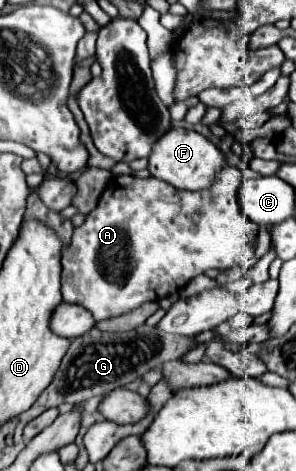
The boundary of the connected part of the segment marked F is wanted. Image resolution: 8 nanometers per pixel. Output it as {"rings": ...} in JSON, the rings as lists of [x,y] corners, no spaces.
{"rings":[[[171,128],[163,138],[159,138],[159,142],[155,144],[155,150],[151,152],[151,158],[149,158],[151,176],[165,180],[179,190],[209,188],[217,180],[217,174],[227,166],[229,164],[227,164],[225,154],[215,144],[211,144],[199,132],[187,130],[187,128]]]}

